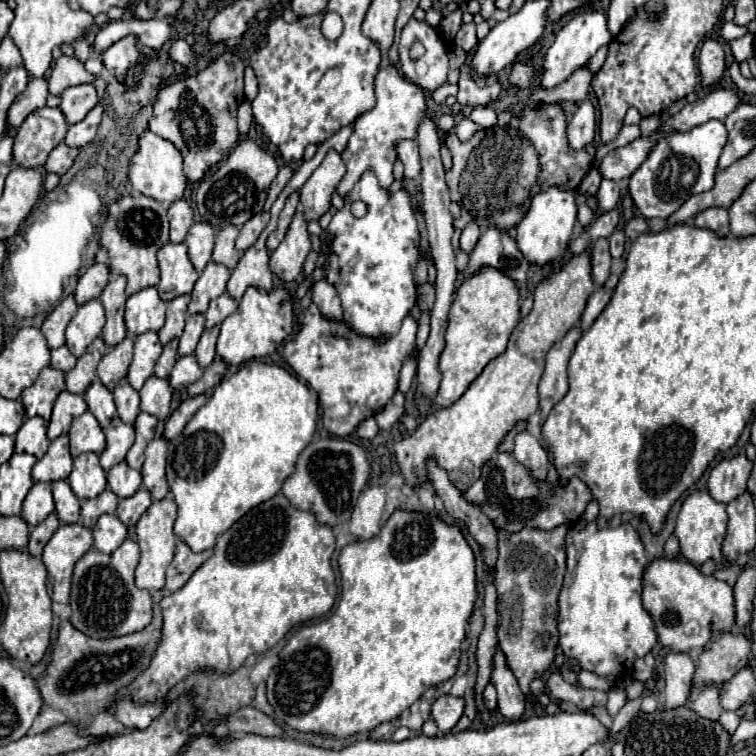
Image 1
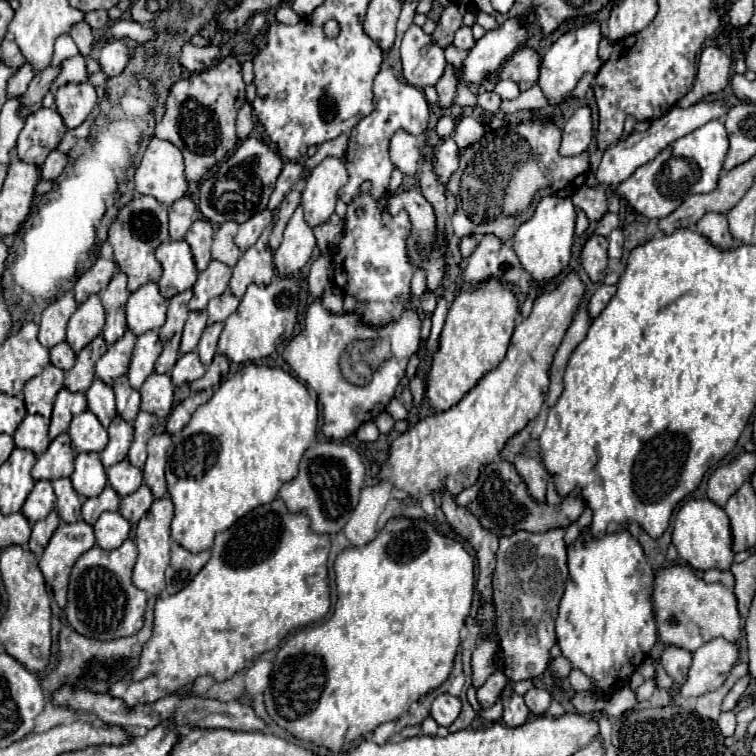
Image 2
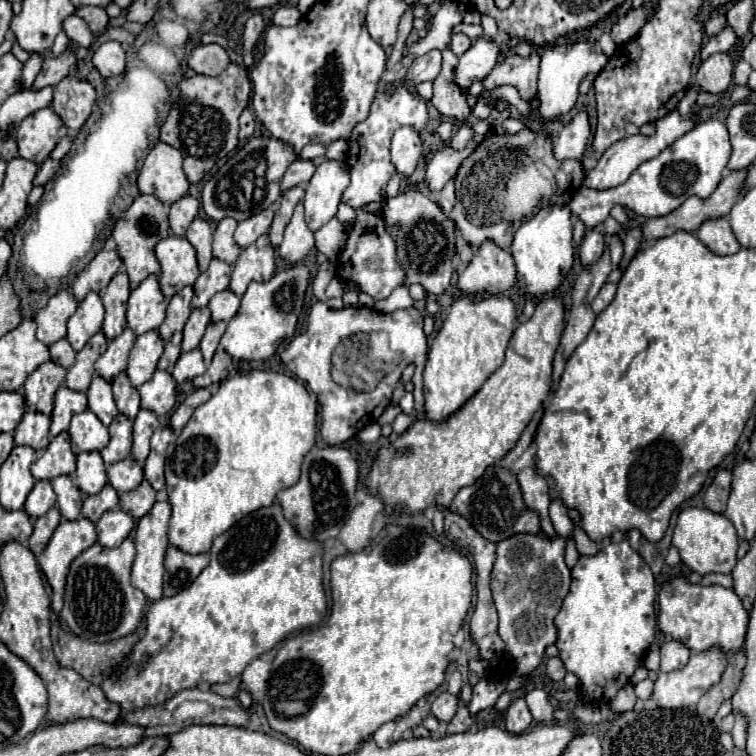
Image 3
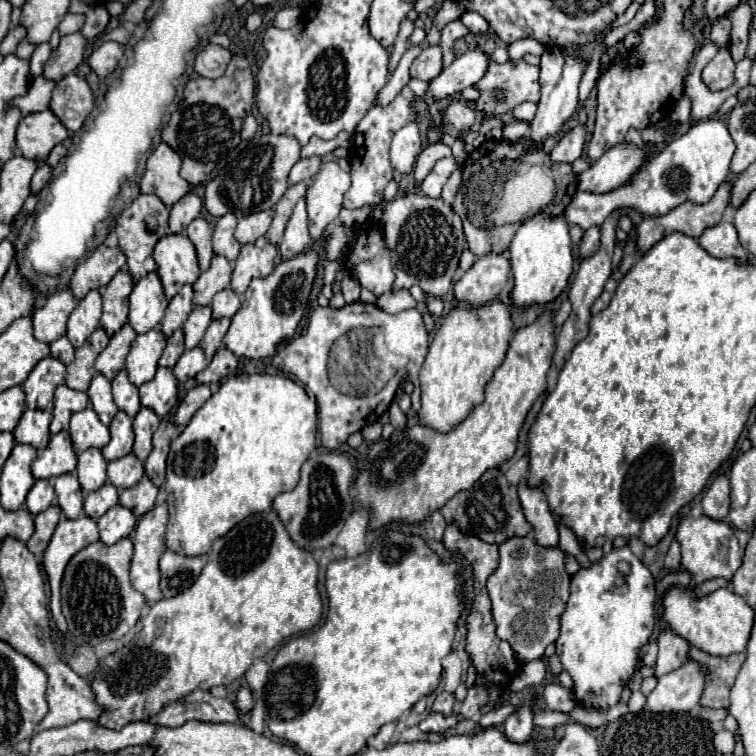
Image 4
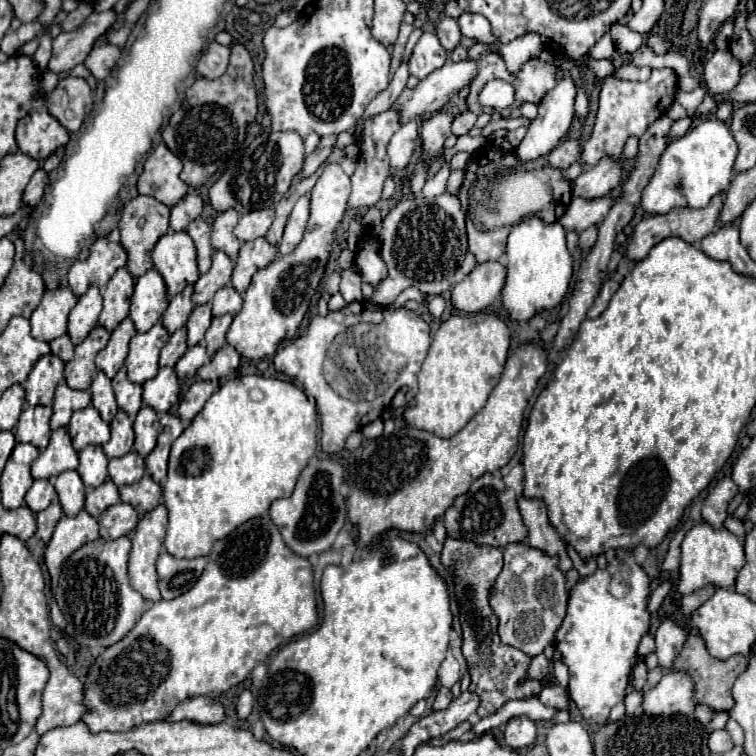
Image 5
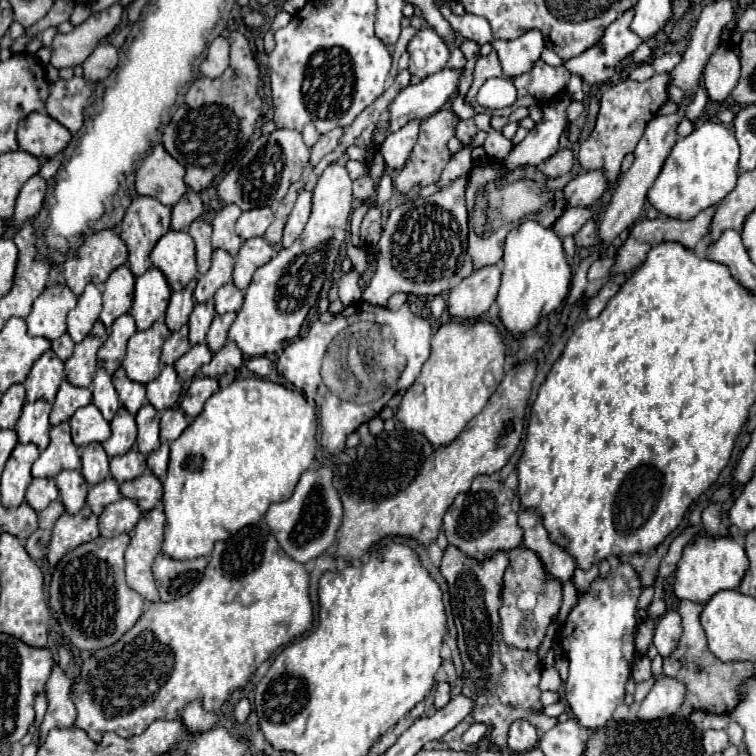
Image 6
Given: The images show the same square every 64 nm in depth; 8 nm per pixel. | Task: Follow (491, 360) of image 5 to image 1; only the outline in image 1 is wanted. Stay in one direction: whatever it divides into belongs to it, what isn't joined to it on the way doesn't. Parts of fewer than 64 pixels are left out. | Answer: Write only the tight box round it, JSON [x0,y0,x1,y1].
[436,266,520,406]

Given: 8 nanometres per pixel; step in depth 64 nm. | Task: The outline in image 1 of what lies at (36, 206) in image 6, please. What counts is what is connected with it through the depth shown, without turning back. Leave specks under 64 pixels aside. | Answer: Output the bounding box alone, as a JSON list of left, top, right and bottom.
[46,142,80,174]

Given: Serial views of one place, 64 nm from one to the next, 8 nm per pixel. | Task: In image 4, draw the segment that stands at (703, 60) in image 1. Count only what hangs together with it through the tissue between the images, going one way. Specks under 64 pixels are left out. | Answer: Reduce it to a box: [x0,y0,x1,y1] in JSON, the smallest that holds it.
[670,49,734,123]

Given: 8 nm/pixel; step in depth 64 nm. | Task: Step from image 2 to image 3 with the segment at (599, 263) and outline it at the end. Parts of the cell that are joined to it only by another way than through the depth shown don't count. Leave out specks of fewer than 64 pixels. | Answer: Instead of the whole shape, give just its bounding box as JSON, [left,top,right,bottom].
[580,230,606,266]

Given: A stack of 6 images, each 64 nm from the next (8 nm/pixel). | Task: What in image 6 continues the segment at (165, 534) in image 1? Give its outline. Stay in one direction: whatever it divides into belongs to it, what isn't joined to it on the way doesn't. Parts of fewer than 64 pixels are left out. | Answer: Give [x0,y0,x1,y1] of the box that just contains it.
[126,508,166,602]

